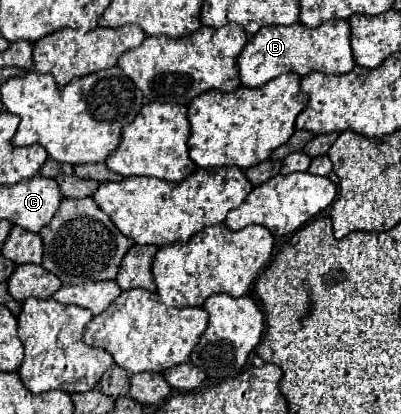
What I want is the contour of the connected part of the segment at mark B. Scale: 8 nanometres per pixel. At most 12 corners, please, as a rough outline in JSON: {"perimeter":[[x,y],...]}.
{"perimeter":[[261,27],[239,55],[245,87],[355,67],[351,27]]}

